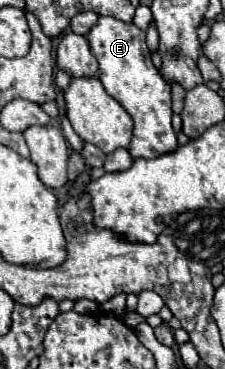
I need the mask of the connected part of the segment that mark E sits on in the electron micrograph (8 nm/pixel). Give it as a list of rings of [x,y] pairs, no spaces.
[[[98,17],[96,25],[86,33],[92,55],[98,59],[102,81],[108,95],[112,95],[132,117],[134,137],[130,143],[130,155],[154,159],[158,155],[170,153],[178,147],[176,135],[172,131],[172,109],[170,109],[170,85],[160,77],[158,69],[150,61],[150,51],[144,41],[146,33],[134,23],[124,23],[114,17]]]

